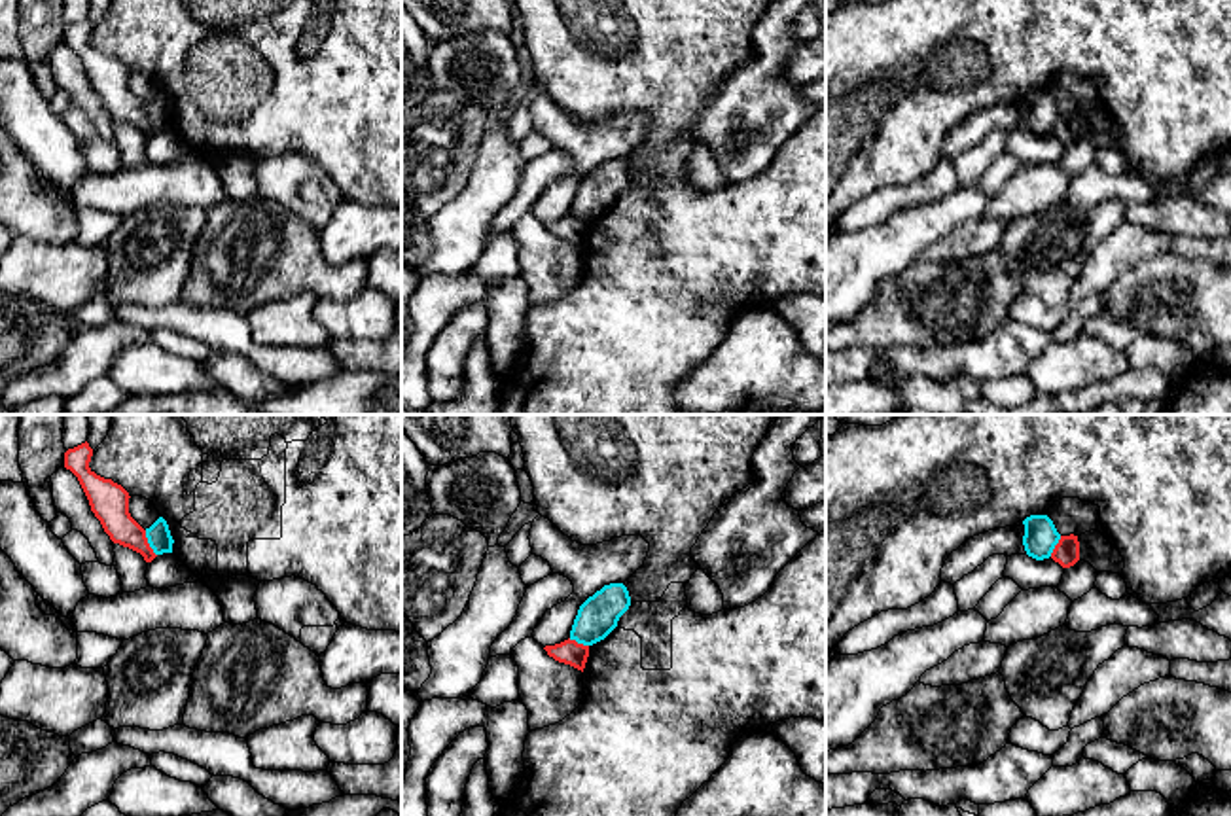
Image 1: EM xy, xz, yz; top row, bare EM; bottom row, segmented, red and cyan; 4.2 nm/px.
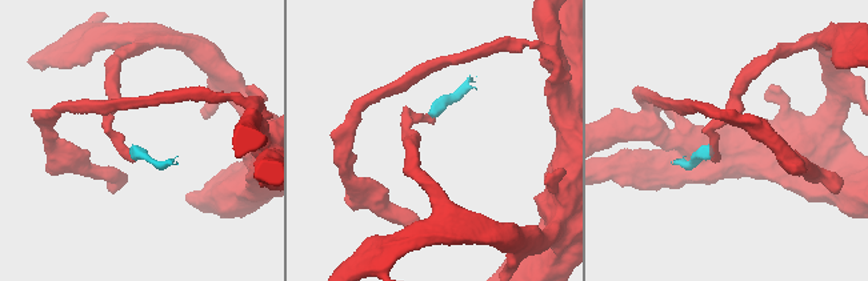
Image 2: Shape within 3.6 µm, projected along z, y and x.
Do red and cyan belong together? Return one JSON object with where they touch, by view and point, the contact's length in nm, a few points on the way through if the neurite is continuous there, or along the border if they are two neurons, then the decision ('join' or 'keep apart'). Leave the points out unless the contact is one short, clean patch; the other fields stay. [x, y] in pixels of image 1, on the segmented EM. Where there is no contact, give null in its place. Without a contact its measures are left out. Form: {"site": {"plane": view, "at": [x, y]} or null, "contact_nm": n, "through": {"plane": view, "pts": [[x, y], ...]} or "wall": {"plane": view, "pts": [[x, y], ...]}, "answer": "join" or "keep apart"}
{"site": {"plane": "xy", "at": [148, 544]}, "contact_nm": 120, "wall": {"plane": "xy", "pts": [[144, 531], [146, 542], [156, 555]]}, "answer": "keep apart"}

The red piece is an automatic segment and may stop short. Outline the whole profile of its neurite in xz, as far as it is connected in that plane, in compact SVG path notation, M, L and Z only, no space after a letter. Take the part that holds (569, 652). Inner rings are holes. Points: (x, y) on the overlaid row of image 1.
M570 638L555 646L545 646L544 649L555 661L570 665L581 672L589 657L589 646L578 644L576 640Z

